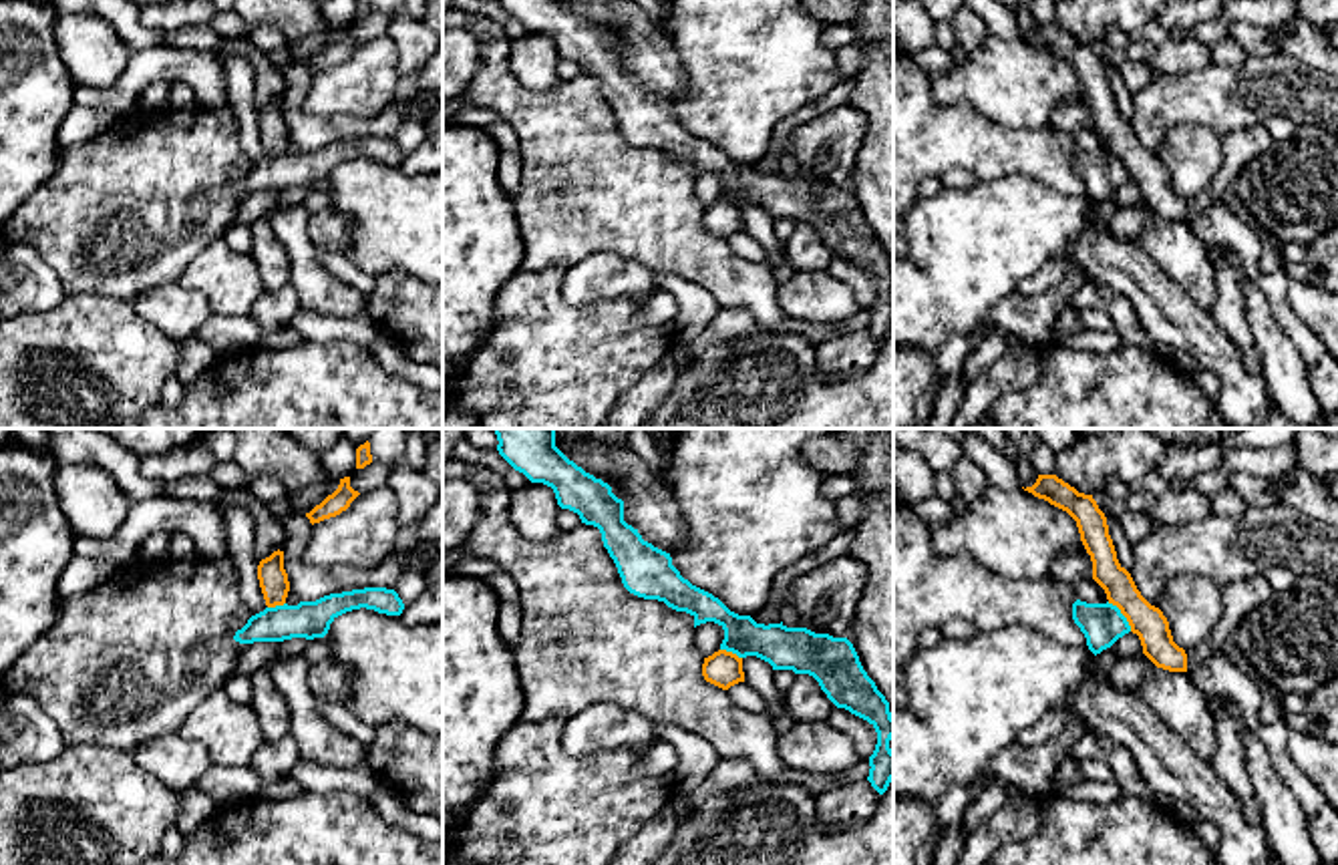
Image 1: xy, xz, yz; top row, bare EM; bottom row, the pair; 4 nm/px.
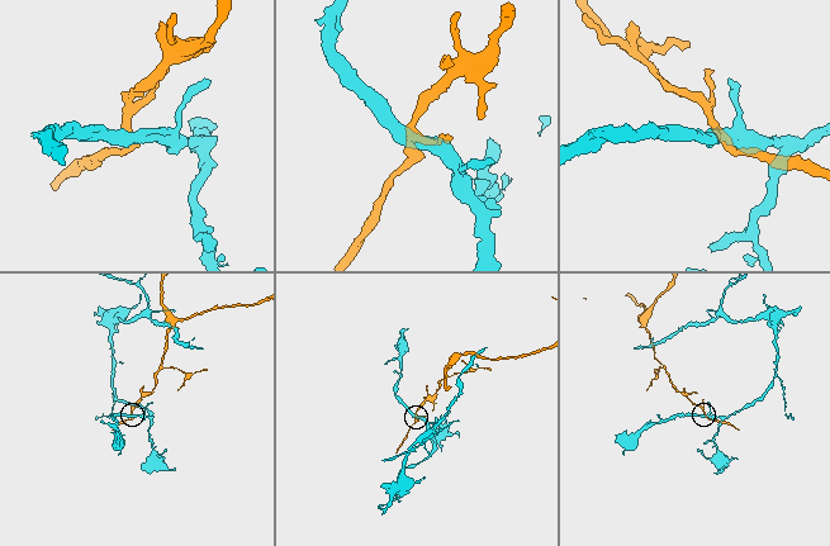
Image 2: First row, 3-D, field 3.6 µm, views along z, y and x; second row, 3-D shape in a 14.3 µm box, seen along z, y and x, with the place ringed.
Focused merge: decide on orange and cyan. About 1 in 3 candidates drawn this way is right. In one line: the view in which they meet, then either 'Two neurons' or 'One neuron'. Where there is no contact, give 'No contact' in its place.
Touches orange in yz. Two neurons

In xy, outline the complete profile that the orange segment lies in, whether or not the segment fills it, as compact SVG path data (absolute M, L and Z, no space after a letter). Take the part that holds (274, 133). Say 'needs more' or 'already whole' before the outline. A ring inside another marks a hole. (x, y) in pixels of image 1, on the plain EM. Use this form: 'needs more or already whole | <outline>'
already whole | M274 101L258 115L258 129L268 157L284 155L290 131L284 119L284 101Z

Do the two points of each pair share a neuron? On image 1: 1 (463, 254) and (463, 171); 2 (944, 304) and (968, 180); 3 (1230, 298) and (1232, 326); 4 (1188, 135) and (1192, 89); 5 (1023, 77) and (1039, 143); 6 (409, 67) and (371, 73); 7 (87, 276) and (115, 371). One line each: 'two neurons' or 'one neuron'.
1: one neuron
2: two neurons
3: one neuron
4: two neurons
5: two neurons
6: two neurons
7: two neurons

